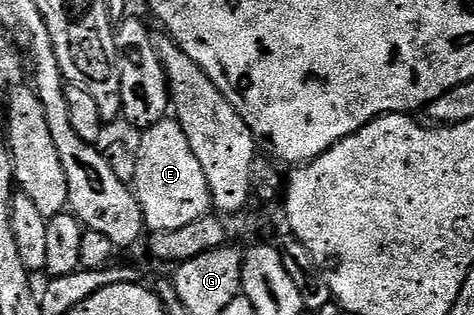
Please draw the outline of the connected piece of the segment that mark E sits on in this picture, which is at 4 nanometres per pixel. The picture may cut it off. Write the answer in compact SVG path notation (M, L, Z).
M177 119L161 120L156 126L145 129L141 136L142 141L136 144L138 165L132 191L138 197L147 229L154 232L180 230L180 226L188 226L207 215L212 208L210 183Z

